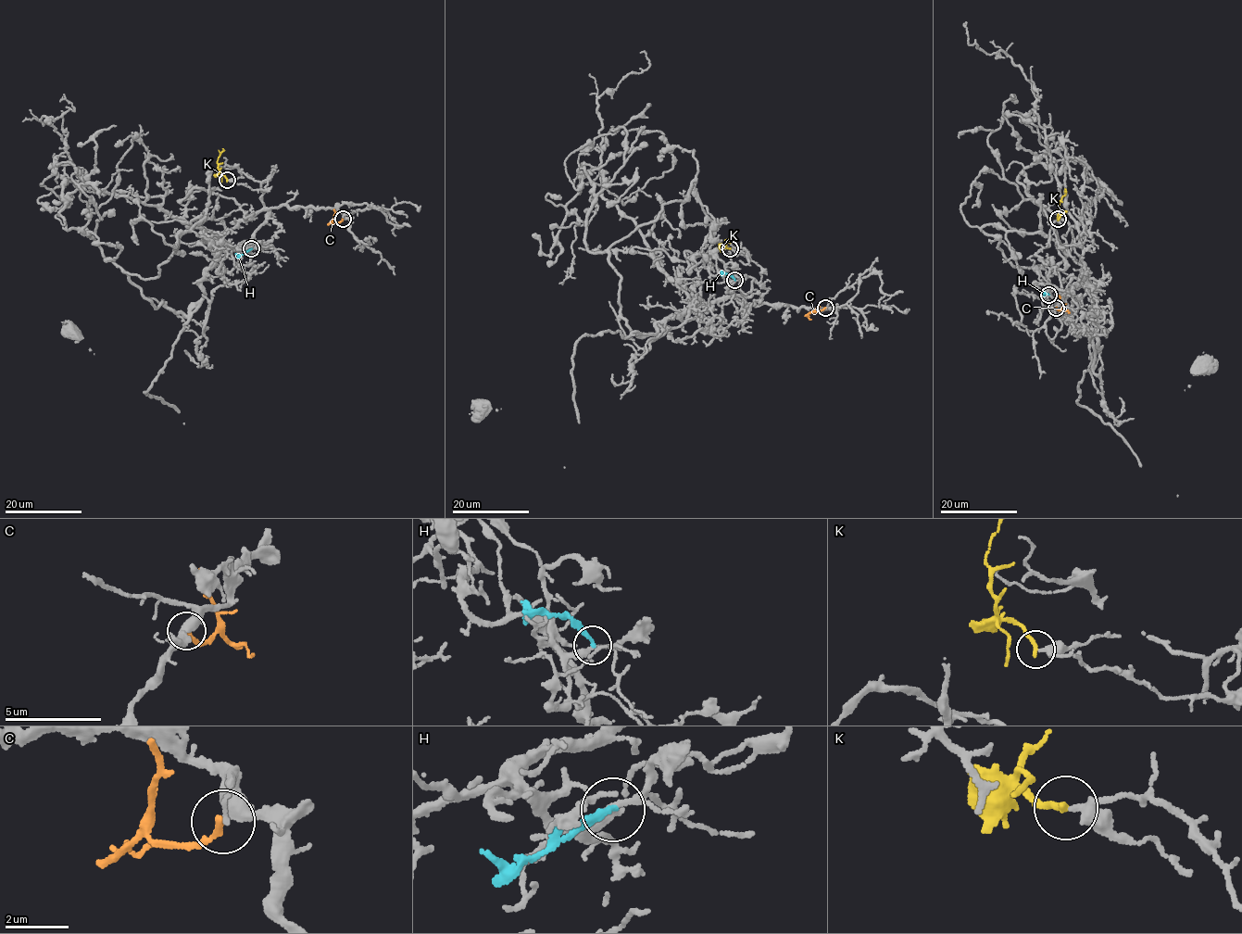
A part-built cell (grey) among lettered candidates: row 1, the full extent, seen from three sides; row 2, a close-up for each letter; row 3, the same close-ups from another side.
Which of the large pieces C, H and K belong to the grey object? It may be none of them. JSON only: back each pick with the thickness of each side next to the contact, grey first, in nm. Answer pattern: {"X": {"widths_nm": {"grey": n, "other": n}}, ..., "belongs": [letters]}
{"belongs": []}

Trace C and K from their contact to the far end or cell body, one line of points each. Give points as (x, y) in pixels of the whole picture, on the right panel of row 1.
C: (1056, 308), (1061, 308), (1059, 295)
K: (1059, 220), (1061, 214), (1059, 201), (1065, 188)

